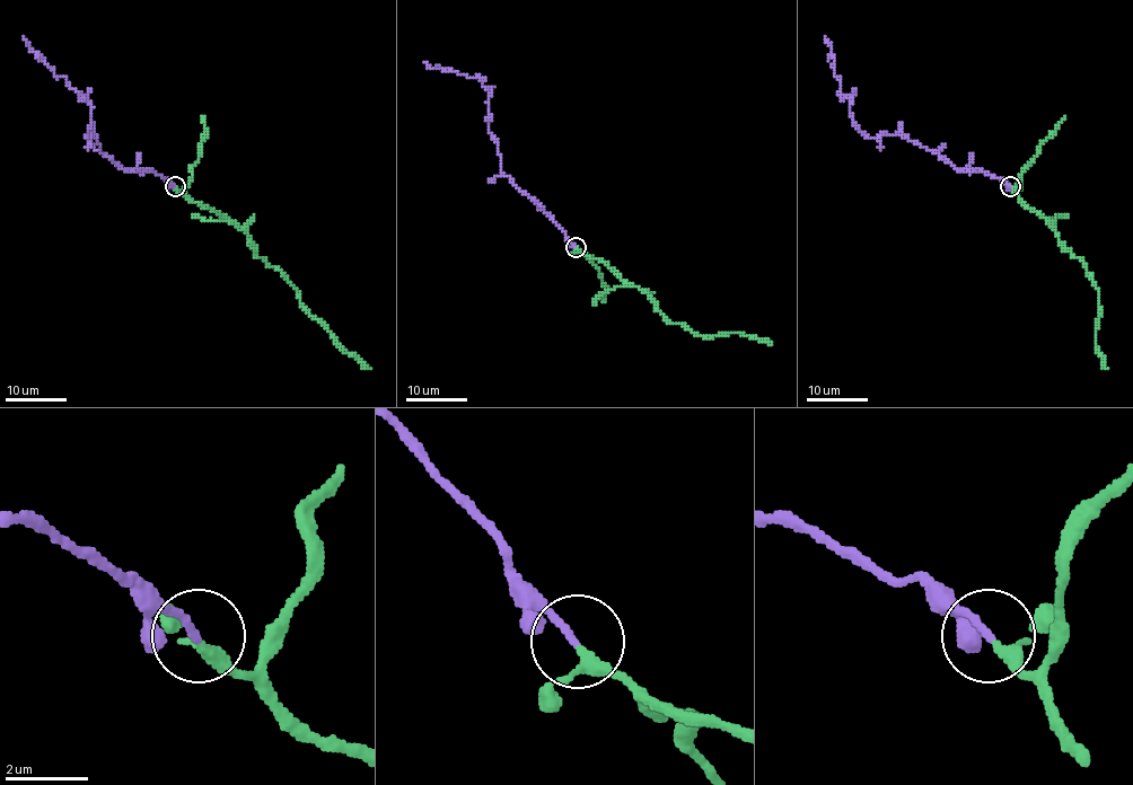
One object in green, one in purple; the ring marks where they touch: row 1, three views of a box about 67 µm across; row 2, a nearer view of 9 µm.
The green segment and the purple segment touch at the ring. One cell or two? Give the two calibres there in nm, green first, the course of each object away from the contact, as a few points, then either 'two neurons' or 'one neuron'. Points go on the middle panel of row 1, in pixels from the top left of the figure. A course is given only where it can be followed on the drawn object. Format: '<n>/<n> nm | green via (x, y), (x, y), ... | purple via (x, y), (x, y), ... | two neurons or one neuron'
240/190 nm | green via (576, 247), (633, 284), (667, 322), (679, 323), (696, 335), (745, 333), (771, 344) | purple via (576, 247), (501, 170), (489, 130), (492, 87), (424, 61) | one neuron

